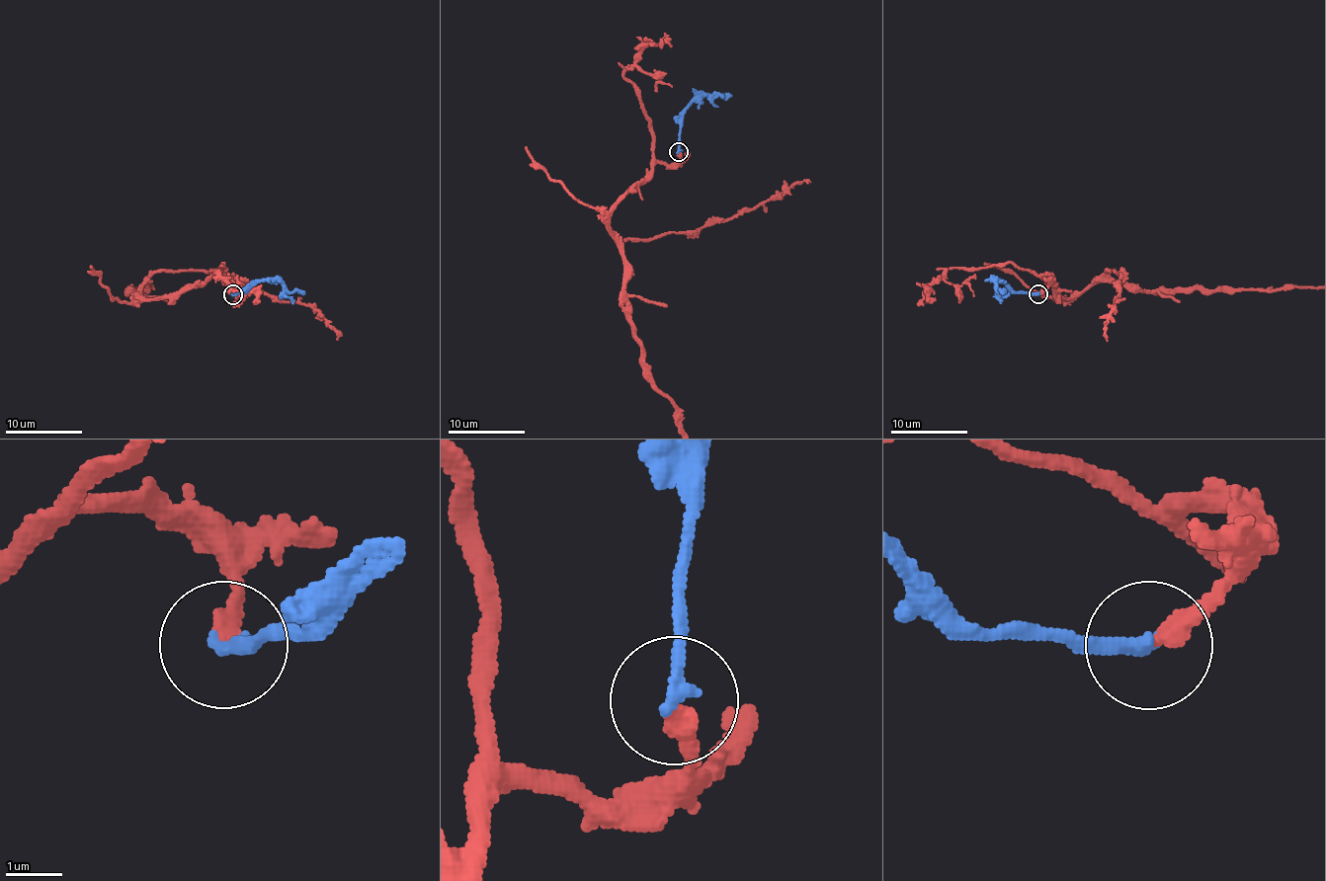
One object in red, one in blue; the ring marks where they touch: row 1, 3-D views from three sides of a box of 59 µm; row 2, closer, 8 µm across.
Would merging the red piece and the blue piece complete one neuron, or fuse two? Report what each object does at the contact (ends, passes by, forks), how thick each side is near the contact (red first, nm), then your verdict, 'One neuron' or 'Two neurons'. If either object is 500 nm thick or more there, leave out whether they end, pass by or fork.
At the ring red ends. At the ring blue ends. Thickness 280 nm (red) against 260 nm. One neuron

